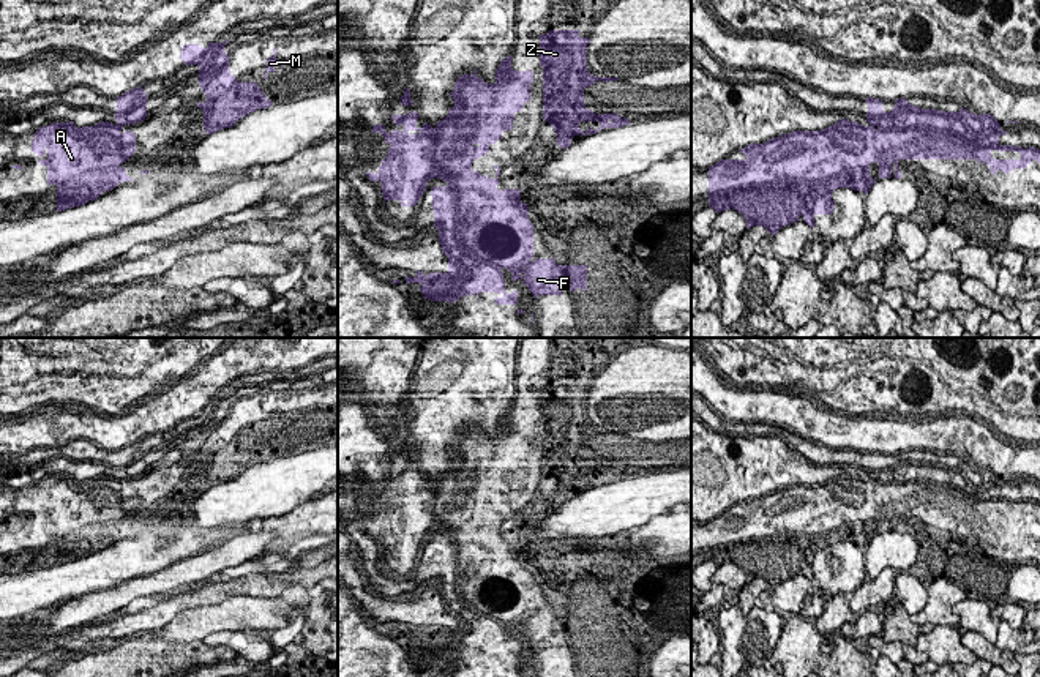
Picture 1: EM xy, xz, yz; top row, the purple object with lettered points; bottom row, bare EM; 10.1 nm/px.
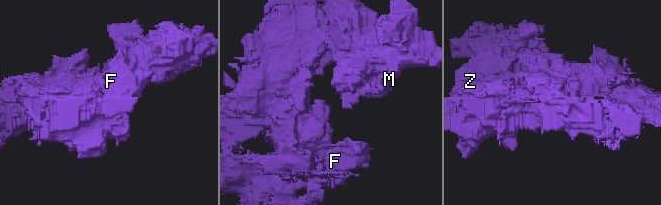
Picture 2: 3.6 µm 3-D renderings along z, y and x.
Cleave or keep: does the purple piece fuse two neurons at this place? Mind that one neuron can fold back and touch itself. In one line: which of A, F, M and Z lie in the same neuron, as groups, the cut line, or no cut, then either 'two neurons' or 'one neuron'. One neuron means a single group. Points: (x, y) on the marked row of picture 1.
A F M Z; no cut; one neuron

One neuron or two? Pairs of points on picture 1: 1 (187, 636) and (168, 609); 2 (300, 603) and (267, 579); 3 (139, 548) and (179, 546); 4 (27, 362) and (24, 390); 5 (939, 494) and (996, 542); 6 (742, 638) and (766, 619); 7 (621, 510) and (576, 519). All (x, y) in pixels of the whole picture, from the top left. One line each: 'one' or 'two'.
1: two
2: two
3: one
4: one
5: one
6: one
7: one

